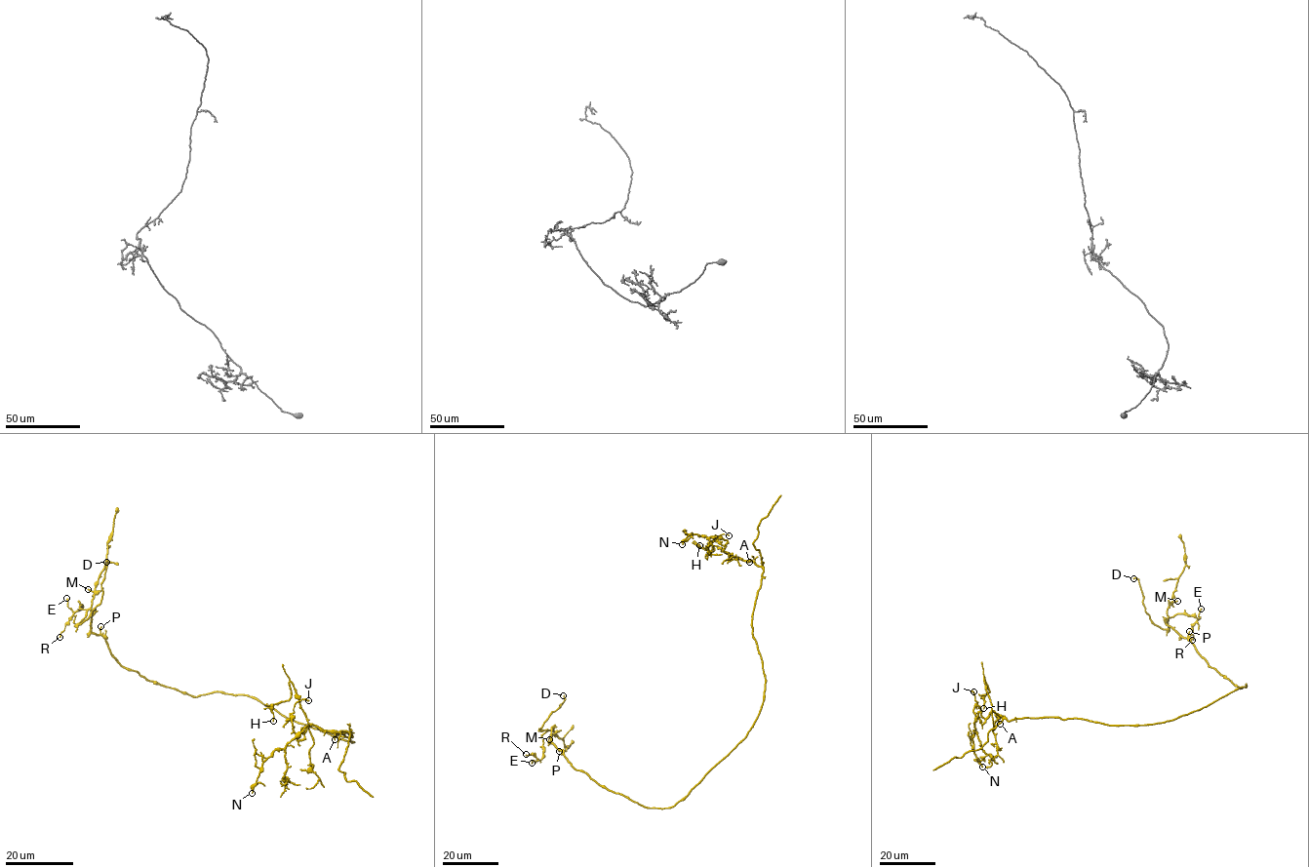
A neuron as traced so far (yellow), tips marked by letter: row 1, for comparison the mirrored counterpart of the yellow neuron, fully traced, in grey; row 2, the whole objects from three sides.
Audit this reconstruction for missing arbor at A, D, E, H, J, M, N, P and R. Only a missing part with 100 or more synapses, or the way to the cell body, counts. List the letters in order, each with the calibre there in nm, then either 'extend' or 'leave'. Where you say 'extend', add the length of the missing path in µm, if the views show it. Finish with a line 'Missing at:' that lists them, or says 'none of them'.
A: calibre 100 nm; leave
D: calibre 150 nm; leave
E: calibre 130 nm; leave
H: calibre 110 nm; leave
J: calibre 130 nm; leave
M: calibre 160 nm; leave
N: calibre 120 nm; leave
P: calibre 100 nm; leave
R: calibre 100 nm; leave
Missing at: none of them

